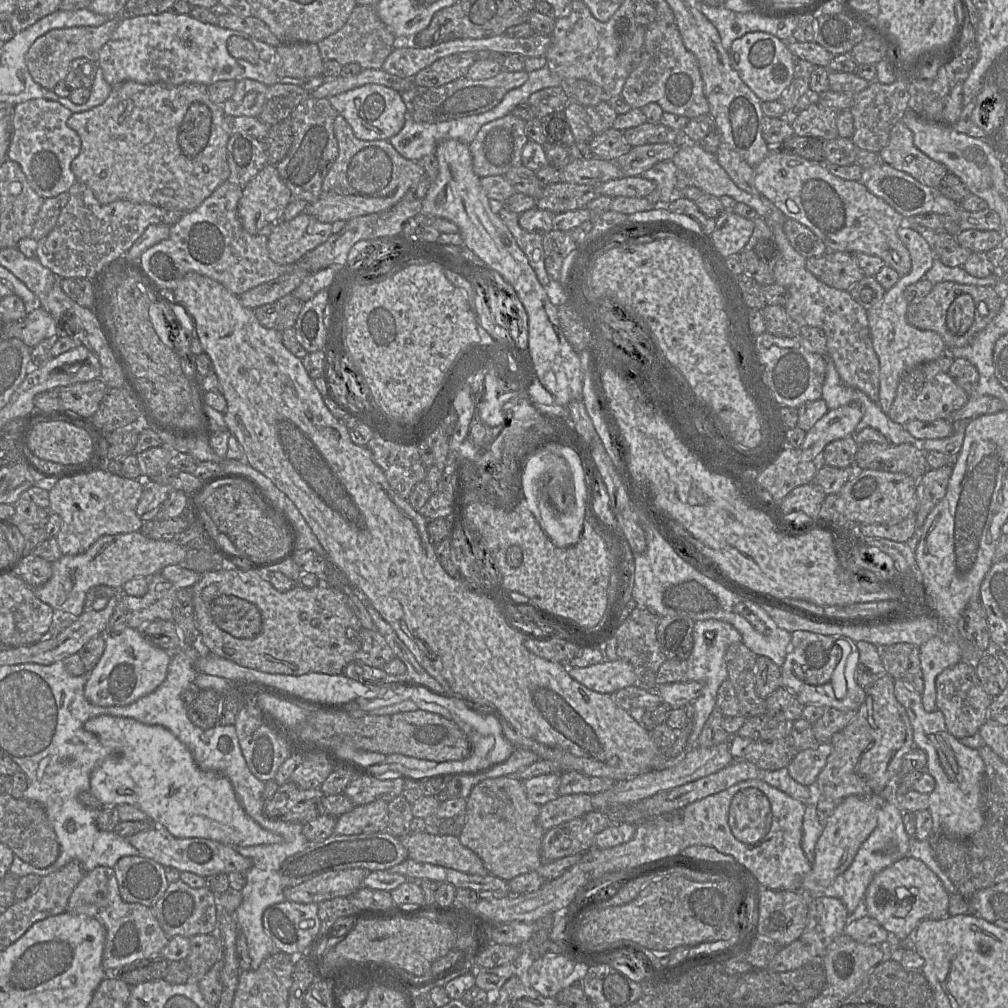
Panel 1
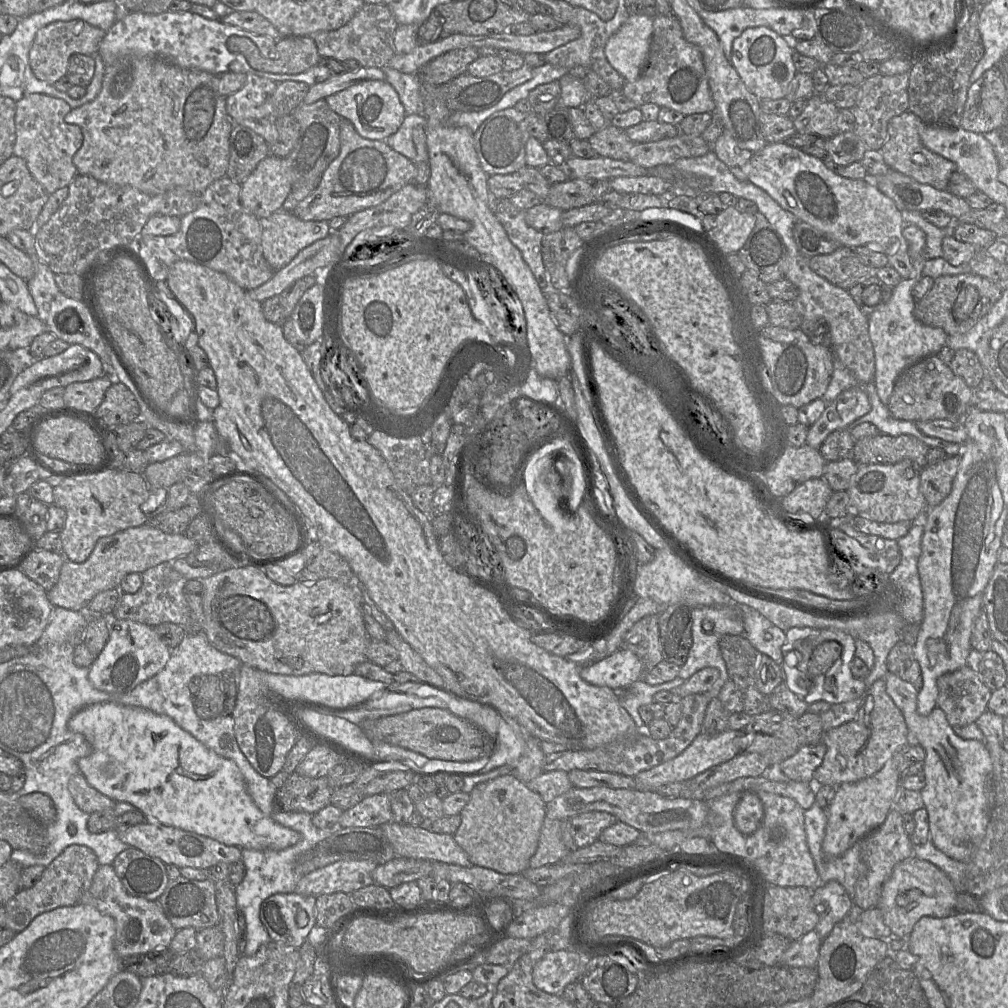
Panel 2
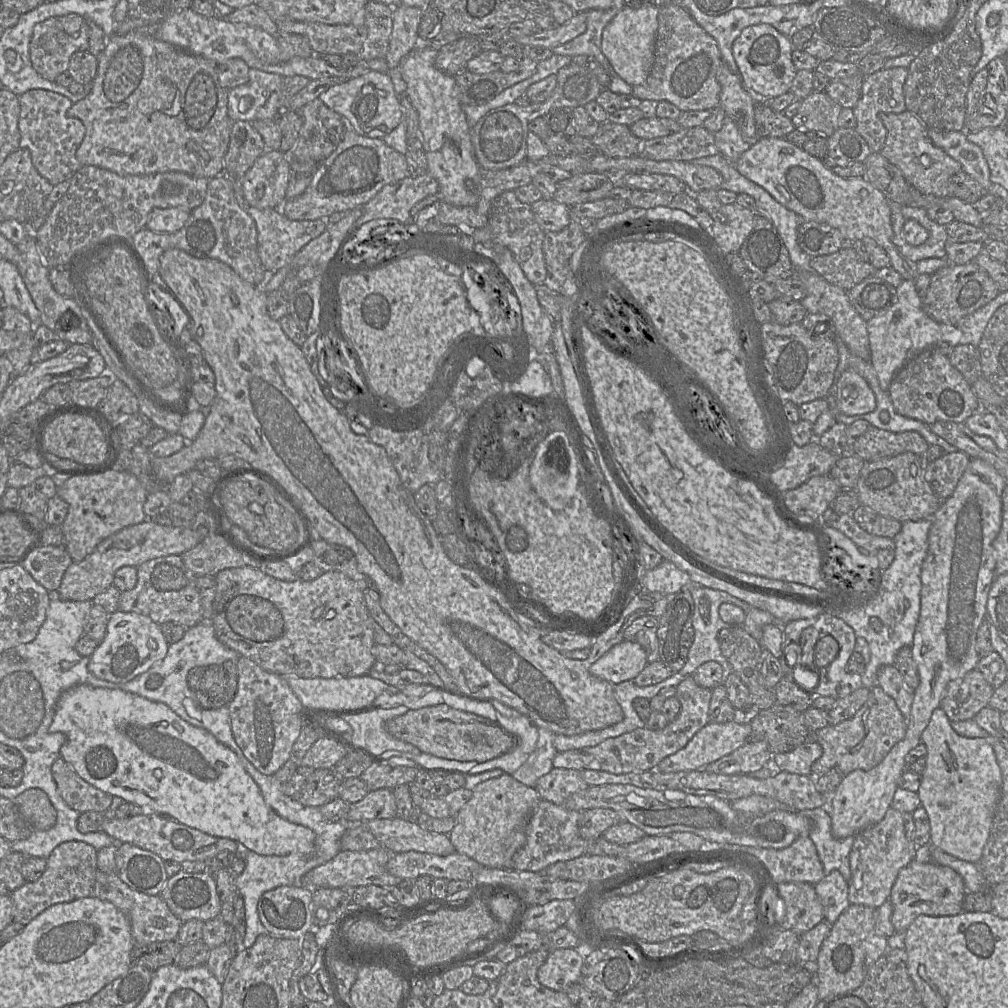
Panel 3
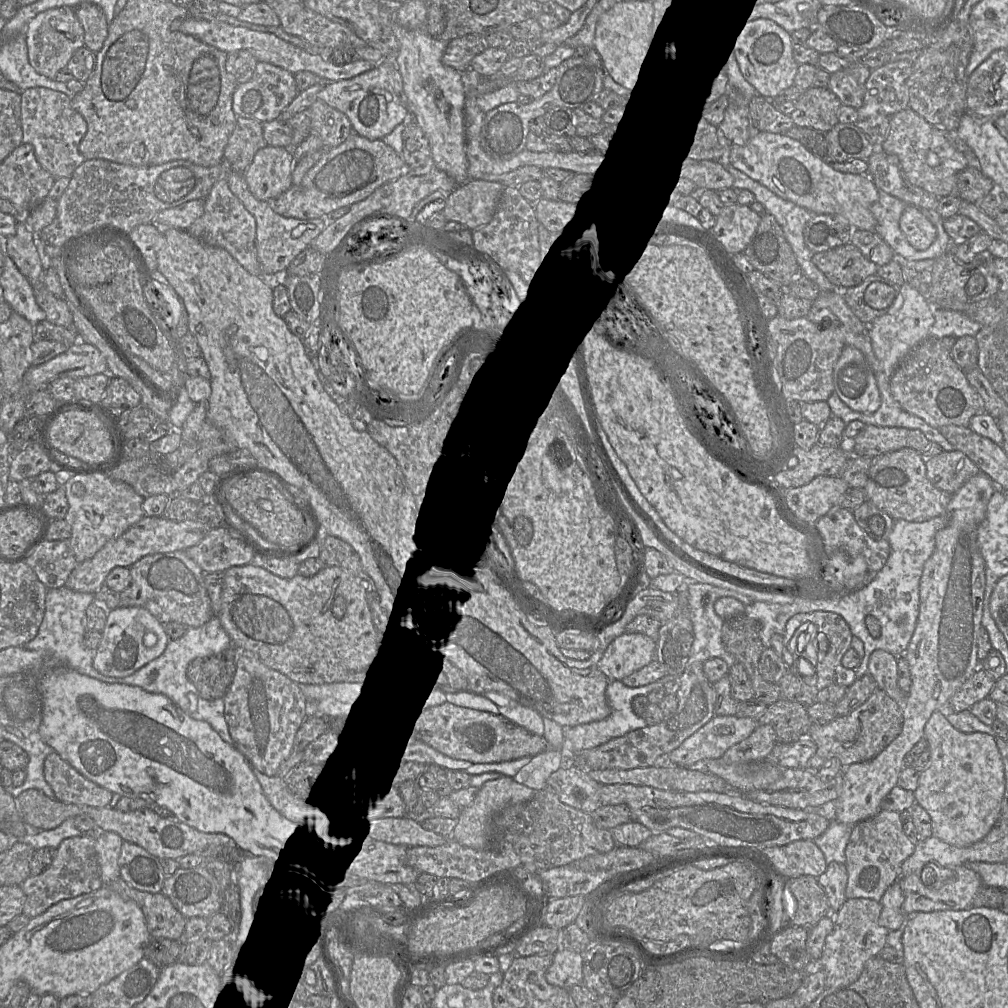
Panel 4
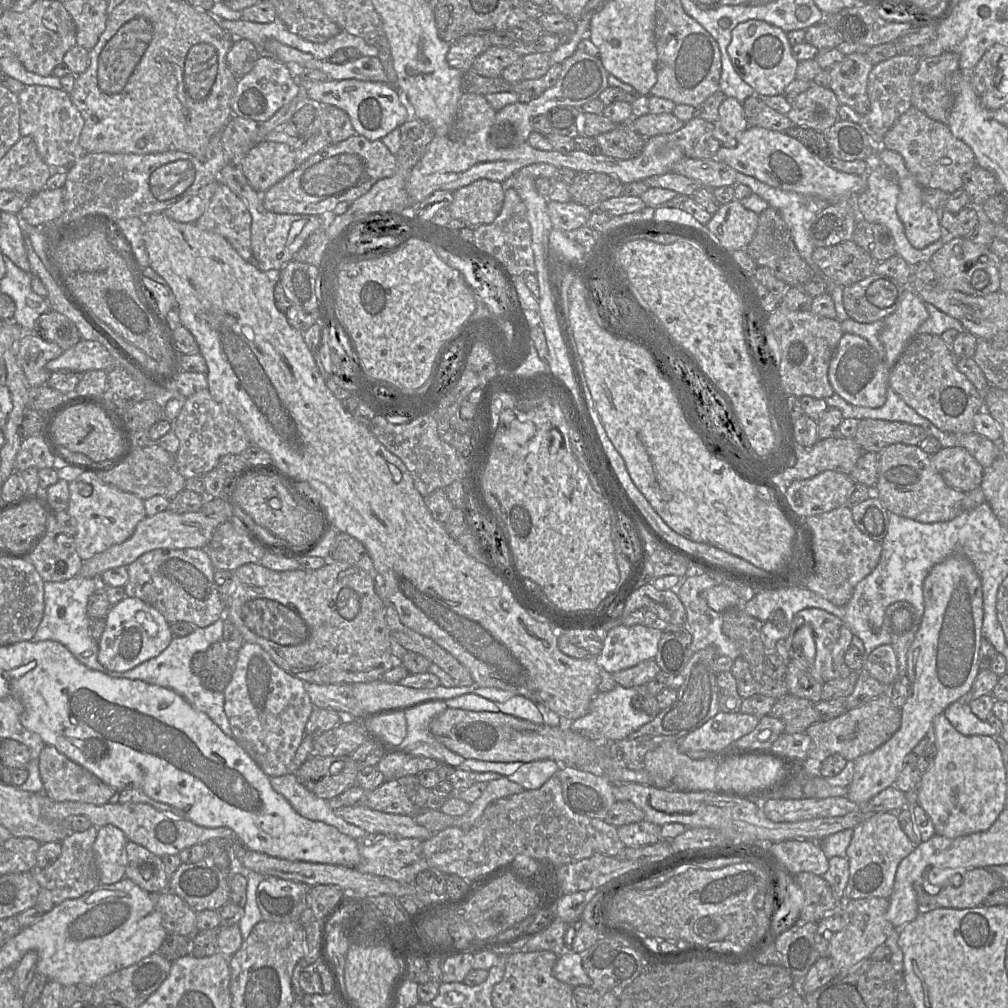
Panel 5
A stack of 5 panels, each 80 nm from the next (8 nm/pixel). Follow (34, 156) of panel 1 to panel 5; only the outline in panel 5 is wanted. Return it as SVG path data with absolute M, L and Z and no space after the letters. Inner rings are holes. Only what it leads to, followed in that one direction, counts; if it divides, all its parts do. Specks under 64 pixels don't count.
M26 86L19 94L20 135L31 136L44 162L51 168L70 167L87 152L80 145L84 118L63 89Z

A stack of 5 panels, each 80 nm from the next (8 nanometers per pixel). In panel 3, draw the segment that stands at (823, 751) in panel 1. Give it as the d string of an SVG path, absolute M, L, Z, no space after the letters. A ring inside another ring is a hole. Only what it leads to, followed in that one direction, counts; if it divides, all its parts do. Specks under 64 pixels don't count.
M809 739L793 751L774 754L772 759L780 771L811 775L811 767L822 753L822 746L815 739Z

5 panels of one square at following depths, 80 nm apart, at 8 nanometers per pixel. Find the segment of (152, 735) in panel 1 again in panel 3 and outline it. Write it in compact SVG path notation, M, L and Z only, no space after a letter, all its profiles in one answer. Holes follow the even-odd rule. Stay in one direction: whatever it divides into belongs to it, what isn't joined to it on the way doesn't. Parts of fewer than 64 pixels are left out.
M88 684L77 685L66 691L59 699L53 721L49 727L50 733L61 732L66 736L66 742L60 749L60 757L70 764L76 773L92 786L110 795L121 797L125 802L142 807L145 812L167 816L181 824L197 829L211 836L229 838L241 845L244 851L253 851L259 855L284 856L288 854L313 855L315 850L314 832L299 824L292 823L274 812L265 802L258 785L246 772L236 754L220 743L208 731L190 725L181 719L167 705L148 700L144 697L114 688L93 687Z

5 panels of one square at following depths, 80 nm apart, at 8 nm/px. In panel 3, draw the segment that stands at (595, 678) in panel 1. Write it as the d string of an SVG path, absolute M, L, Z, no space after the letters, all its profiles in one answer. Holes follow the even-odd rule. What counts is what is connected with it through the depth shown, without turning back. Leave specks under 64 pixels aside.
M623 640L595 661L589 671L593 676L615 685L633 680L647 664L643 647L636 642Z

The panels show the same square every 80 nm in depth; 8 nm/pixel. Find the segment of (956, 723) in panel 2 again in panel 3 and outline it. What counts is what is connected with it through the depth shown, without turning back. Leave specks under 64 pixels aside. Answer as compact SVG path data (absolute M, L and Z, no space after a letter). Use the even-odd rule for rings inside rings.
M971 670L947 685L940 708L950 721L974 719L981 709L989 706L994 689L980 671Z

